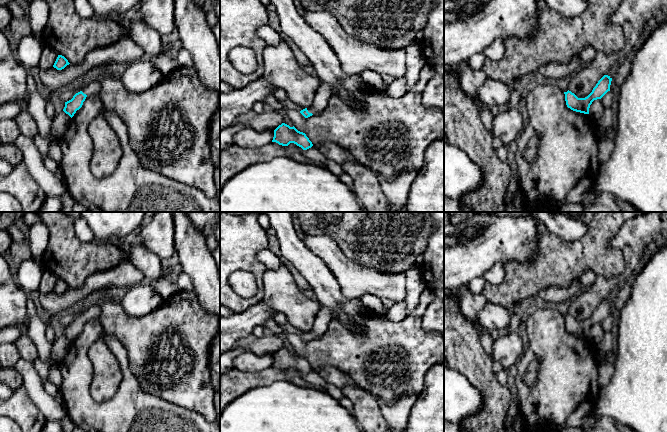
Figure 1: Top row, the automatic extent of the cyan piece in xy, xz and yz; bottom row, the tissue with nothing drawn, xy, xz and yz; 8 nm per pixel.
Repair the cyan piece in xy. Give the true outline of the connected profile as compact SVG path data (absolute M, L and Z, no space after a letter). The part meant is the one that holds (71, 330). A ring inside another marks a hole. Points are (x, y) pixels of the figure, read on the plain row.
M95 304L91 305L80 316L76 317L71 324L65 326L63 335L72 342L76 335L82 331L86 321L91 319L98 320L99 314L99 308Z

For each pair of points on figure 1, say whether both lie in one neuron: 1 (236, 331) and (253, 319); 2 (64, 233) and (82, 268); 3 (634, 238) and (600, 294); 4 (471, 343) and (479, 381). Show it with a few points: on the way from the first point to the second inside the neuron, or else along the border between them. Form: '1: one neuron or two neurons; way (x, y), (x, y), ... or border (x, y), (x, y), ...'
1: one neuron; way (240, 327), (249, 319)
2: one neuron; way (64, 242), (65, 251), (73, 259)
3: one neuron; way (632, 253), (629, 269), (615, 281)
4: one neuron; way (471, 352), (471, 360), (479, 372)

